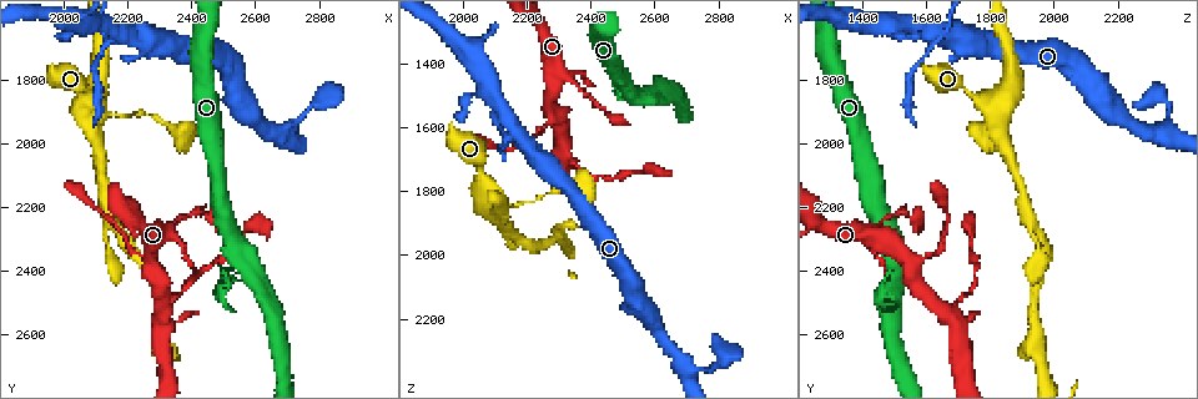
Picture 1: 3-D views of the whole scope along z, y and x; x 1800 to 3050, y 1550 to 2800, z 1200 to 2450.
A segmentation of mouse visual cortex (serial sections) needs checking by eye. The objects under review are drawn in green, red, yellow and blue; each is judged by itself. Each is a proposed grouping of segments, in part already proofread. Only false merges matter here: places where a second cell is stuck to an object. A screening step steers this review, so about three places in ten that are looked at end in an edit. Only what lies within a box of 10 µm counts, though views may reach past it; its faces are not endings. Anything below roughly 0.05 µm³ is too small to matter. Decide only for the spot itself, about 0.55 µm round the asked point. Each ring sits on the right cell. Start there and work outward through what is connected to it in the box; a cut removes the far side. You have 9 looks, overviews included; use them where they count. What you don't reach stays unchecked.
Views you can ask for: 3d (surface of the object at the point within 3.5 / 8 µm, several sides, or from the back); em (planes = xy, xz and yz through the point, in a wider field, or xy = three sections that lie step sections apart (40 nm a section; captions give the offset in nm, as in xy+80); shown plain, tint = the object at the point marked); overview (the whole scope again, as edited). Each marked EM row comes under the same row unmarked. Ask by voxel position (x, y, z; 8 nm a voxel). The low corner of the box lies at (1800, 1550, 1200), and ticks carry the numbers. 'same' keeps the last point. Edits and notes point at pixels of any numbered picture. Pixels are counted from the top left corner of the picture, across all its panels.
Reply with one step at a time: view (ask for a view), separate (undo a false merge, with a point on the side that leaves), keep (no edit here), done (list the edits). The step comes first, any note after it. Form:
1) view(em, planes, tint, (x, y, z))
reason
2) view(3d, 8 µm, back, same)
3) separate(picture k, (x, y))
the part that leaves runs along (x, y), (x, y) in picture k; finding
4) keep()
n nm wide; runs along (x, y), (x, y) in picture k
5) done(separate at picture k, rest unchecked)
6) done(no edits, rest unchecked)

view(3d, 8 µm, (2190, 1660, 1630))
four arms meet

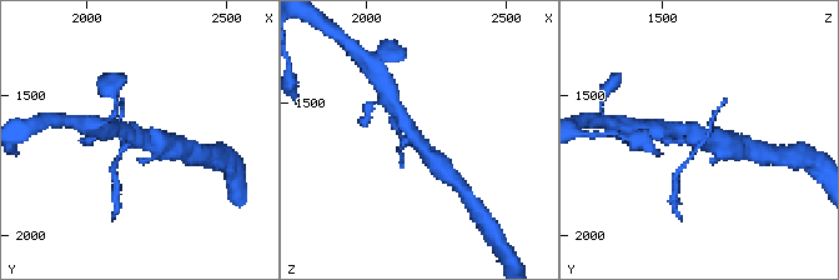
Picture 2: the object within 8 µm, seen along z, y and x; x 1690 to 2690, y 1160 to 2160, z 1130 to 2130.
view(em, planes, tint, same)
4 arms; arms of 150, 150, 400, 600 nm; need the tissue

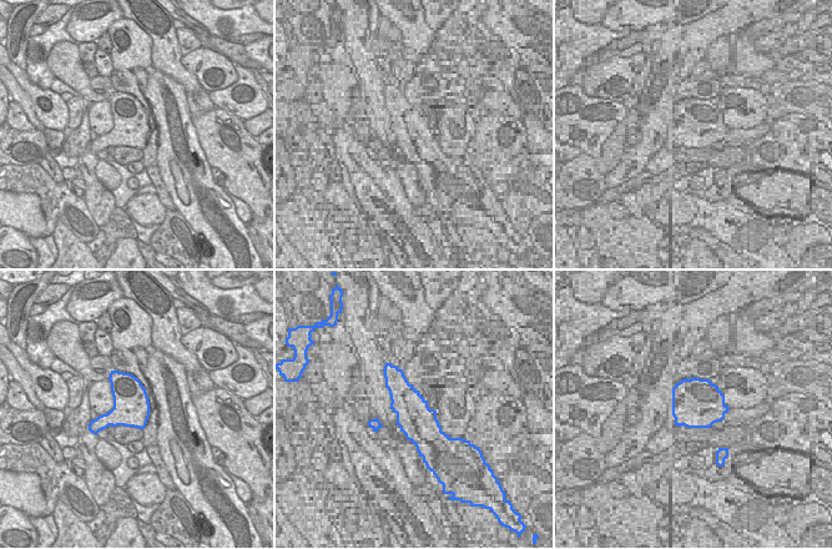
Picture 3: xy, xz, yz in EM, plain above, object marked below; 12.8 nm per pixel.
separate(picture 2, (395, 126))
the part that leaves runs along (129, 145), (114, 165), (116, 185) in picture 2; two cells meet here

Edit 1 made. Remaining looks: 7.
view(3d, 3.5 µm, (2150, 2250, 1940))
branch point

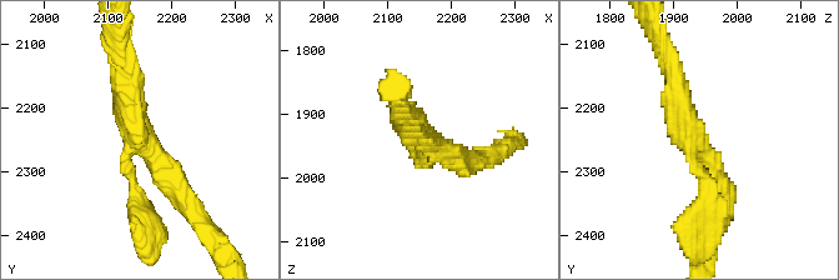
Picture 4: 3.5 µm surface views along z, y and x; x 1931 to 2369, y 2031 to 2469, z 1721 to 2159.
view(em, xy, step 1, tint, (2150, 2255, 1935))
3 arms; arms of 200, 250, 300 nm

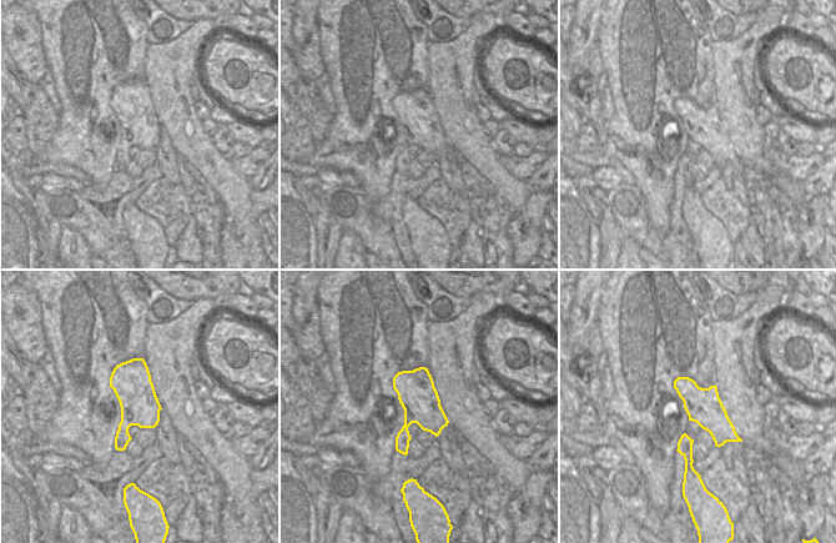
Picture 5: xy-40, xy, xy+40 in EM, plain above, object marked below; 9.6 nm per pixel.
view(em, planes, tint, same)
cut it another way

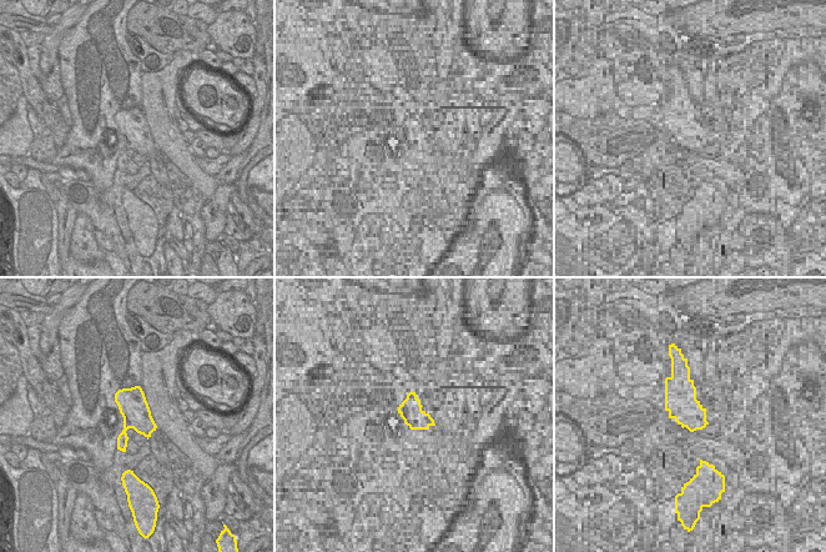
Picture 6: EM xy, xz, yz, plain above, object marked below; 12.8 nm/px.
keep()
runs along (125, 63), (132, 128), (186, 204) in picture 4; all the same cell

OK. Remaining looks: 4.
view(overview)

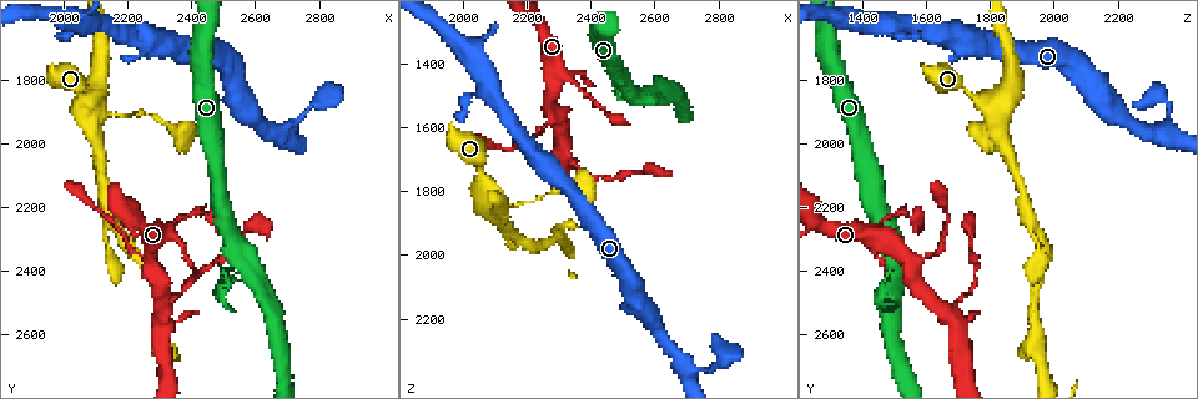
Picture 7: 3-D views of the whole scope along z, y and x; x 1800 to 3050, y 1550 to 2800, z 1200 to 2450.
view(3d, 8 µm, back, (2270, 2380, 1550))
abrupt turn

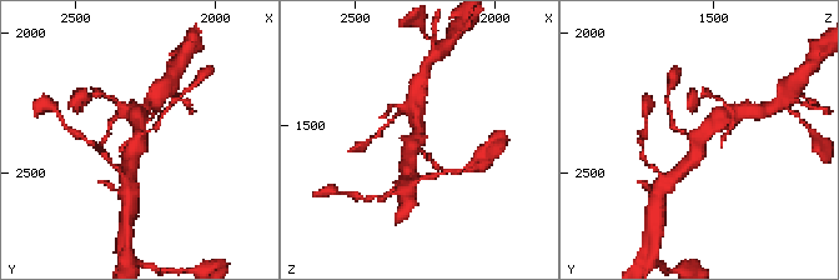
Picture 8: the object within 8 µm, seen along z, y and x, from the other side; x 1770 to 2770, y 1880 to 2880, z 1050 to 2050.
view(em, xy, step 5, tint, same)
now the EM

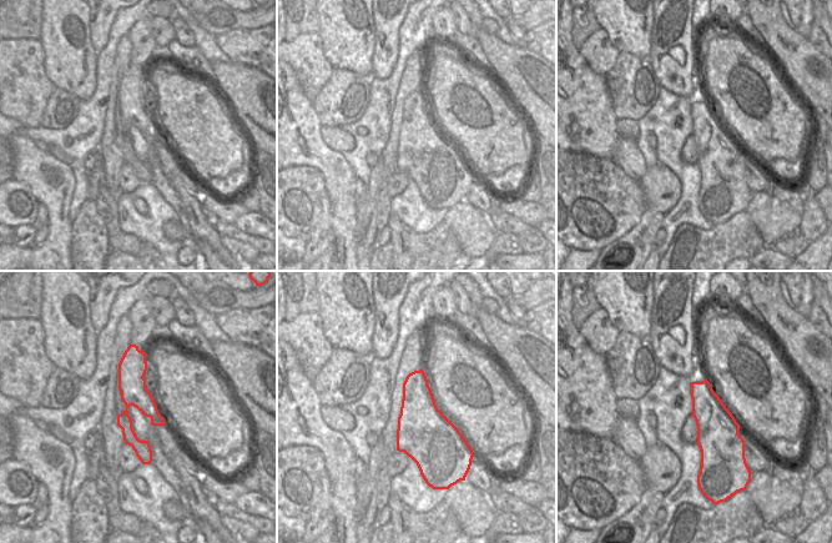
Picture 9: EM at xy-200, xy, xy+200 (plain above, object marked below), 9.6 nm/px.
separate(picture 8, (672, 121))
the part that leaves runs along (684, 133), (672, 125), (666, 103) in picture 8; a second cell is stuck on

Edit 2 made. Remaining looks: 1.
done(separate at picture 2, separate at picture 8, rest unchecked)

